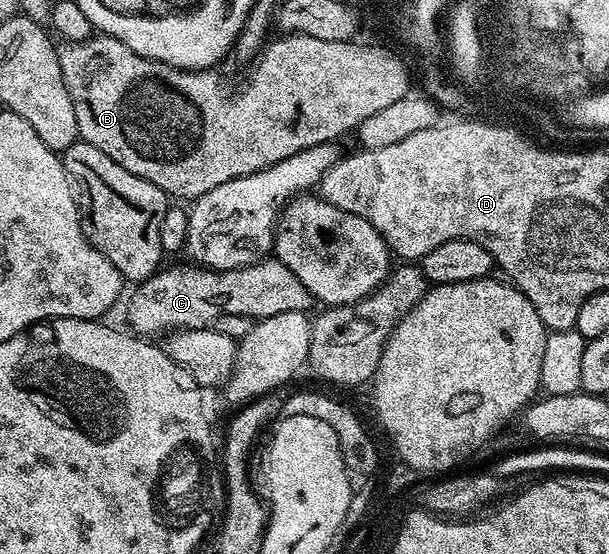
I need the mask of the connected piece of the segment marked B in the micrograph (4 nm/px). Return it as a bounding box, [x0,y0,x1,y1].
[59,32,410,200]

